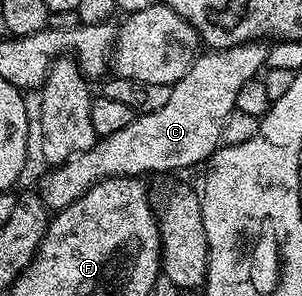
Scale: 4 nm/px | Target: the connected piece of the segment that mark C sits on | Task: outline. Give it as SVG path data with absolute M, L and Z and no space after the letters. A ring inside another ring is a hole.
M257 42L255 44L239 44L238 46L230 46L229 48L217 48L215 50L208 50L203 53L199 58L190 66L190 70L183 76L177 83L172 85L172 93L170 94L170 102L166 102L166 106L160 107L153 112L141 112L131 122L130 126L126 126L126 130L117 130L115 134L109 136L102 136L97 139L96 145L90 150L86 150L82 154L78 154L74 158L67 160L65 164L58 164L47 169L48 173L40 180L38 191L42 202L53 213L62 211L66 206L70 206L78 198L82 198L82 194L86 194L86 190L90 190L99 180L106 180L109 176L135 176L137 178L143 177L143 172L176 172L179 168L192 168L195 164L203 165L205 161L211 157L212 153L217 148L221 147L222 141L220 135L222 128L226 124L226 118L232 111L236 110L236 95L238 90L242 90L242 86L247 80L255 80L261 75L262 69L268 63L268 49L269 45L264 42Z

